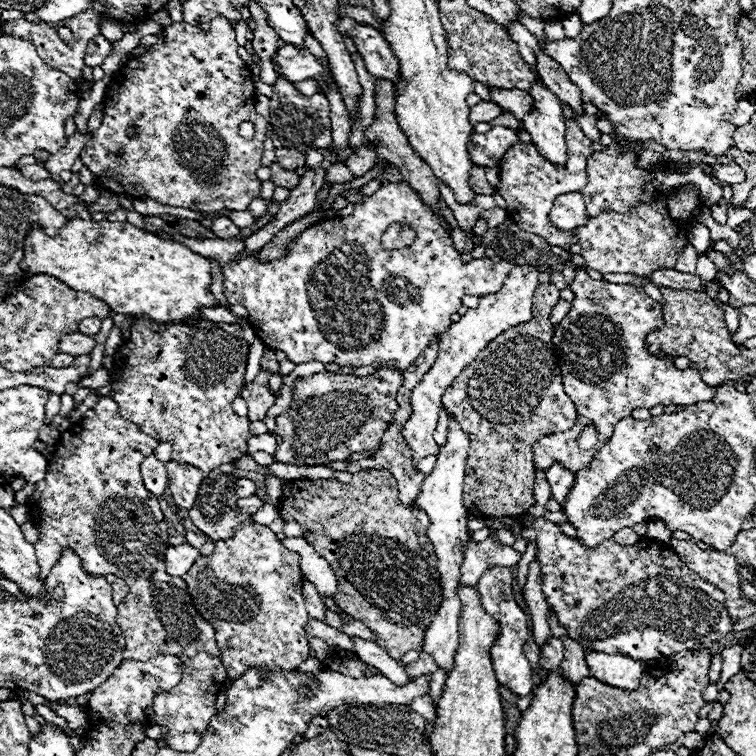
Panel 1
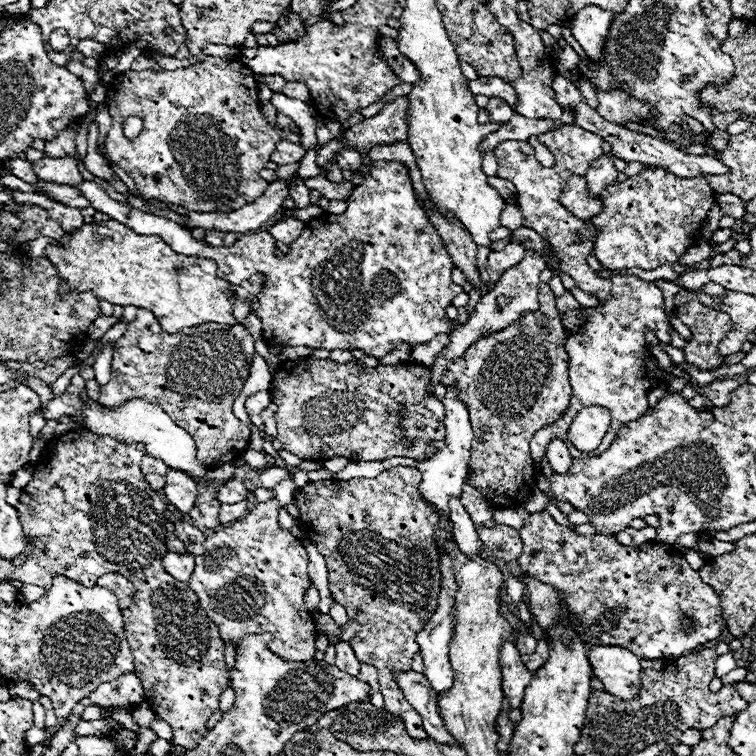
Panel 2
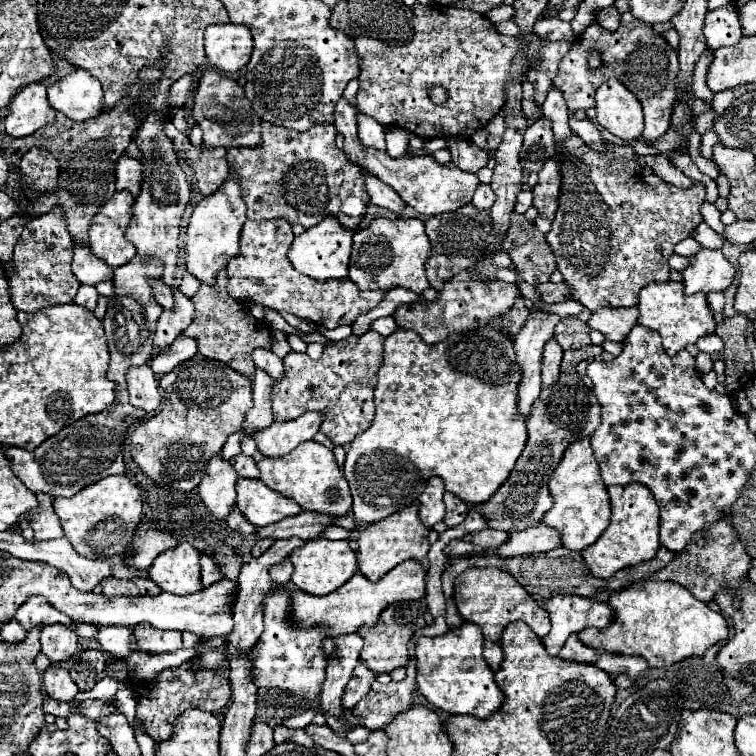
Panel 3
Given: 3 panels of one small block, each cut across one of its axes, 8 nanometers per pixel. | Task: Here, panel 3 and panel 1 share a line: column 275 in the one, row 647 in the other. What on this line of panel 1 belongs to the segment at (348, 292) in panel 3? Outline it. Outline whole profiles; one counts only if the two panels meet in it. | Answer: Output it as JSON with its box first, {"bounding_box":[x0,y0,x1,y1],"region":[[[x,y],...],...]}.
{"bounding_box":[182,522,310,682],"region":[[[246,522],[232,540],[216,542],[212,556],[200,556],[182,578],[200,616],[216,630],[230,682],[248,668],[260,668],[262,672],[274,672],[276,668],[296,670],[310,658],[304,632],[308,612],[302,598],[300,556],[286,550],[268,526]]]}

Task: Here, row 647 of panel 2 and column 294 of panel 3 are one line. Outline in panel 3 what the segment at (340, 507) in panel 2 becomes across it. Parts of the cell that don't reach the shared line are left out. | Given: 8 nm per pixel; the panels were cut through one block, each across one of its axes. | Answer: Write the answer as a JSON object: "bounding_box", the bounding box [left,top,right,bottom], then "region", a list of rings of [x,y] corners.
{"bounding_box":[270,330,384,446],"region":[[[368,330],[362,336],[350,336],[346,340],[338,340],[334,344],[326,346],[326,354],[320,360],[312,360],[308,354],[294,352],[294,366],[286,368],[284,378],[276,380],[272,394],[270,394],[274,420],[284,422],[284,420],[302,416],[304,412],[320,412],[322,414],[322,432],[336,446],[350,444],[354,440],[354,436],[364,432],[370,426],[370,420],[374,418],[372,392],[376,388],[376,372],[382,364],[382,350],[384,350],[384,336],[380,336],[374,330]]]}

